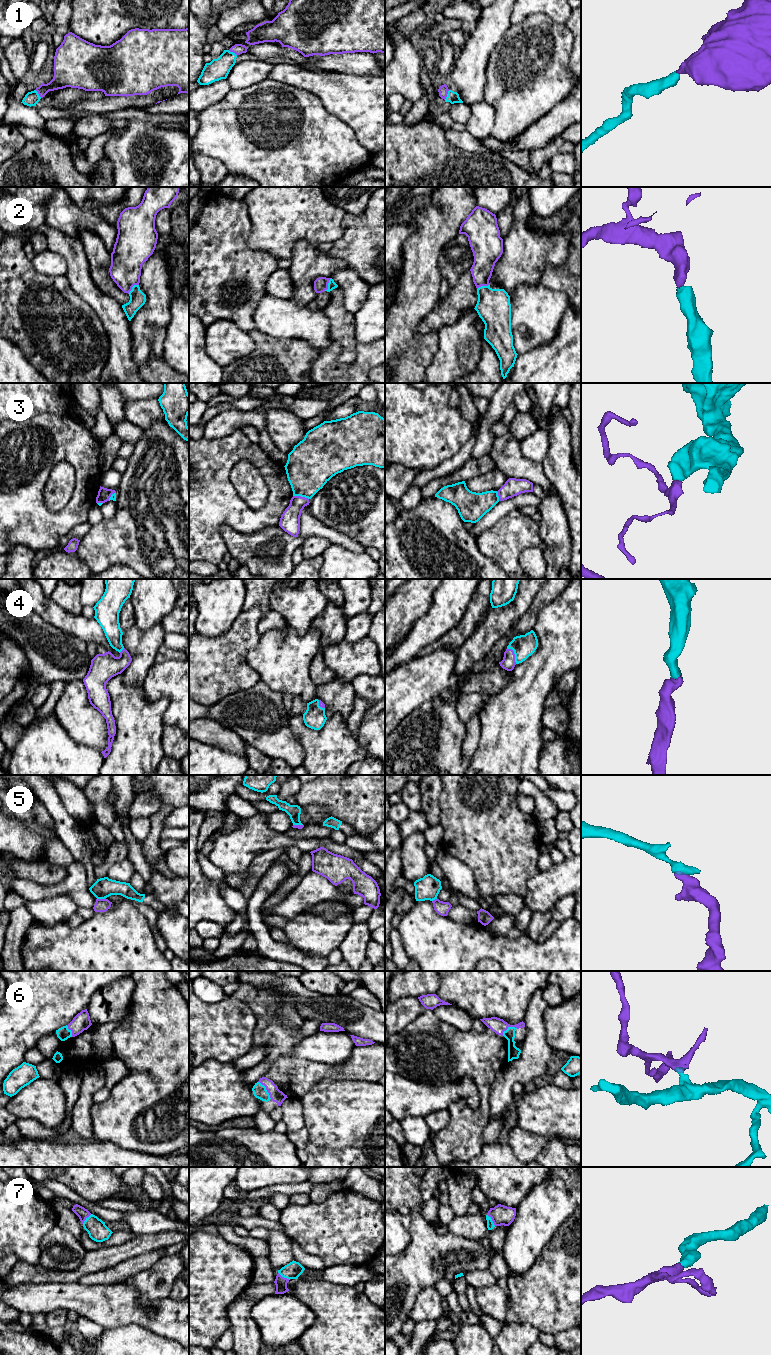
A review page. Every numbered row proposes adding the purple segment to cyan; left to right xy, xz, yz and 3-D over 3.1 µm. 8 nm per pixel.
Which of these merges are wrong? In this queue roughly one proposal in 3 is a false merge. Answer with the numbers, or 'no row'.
3, 5

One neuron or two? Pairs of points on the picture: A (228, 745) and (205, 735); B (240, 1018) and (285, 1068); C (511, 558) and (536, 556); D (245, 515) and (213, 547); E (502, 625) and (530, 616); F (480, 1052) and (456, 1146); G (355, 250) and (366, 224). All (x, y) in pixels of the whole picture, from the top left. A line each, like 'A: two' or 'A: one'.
A: one
B: two
C: two
D: one
E: two
F: one
G: one

